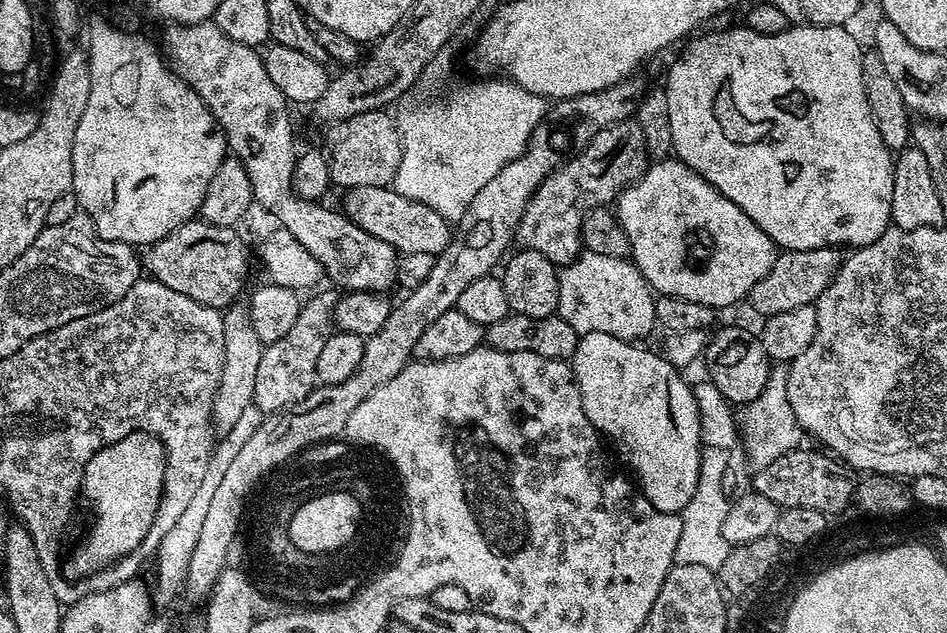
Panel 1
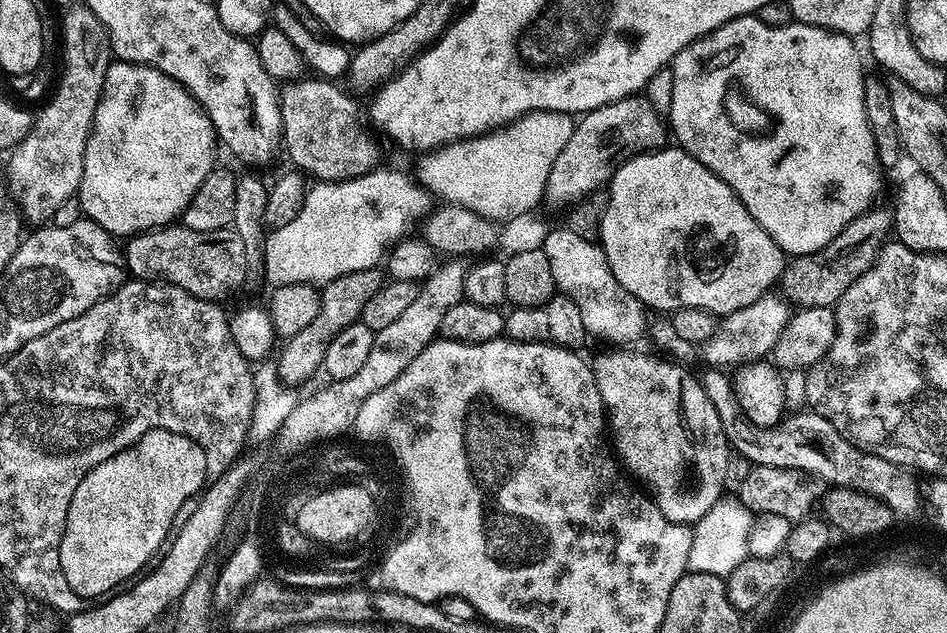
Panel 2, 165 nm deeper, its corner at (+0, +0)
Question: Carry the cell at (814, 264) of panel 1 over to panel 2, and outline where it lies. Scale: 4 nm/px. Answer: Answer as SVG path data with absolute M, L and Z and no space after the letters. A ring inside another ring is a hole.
M873 206L867 212L863 212L834 242L822 246L814 254L795 257L785 267L782 277L783 295L787 297L793 305L800 308L832 308L858 282L872 269L872 265L880 257L880 249L889 243L894 232L894 216L879 206Z

